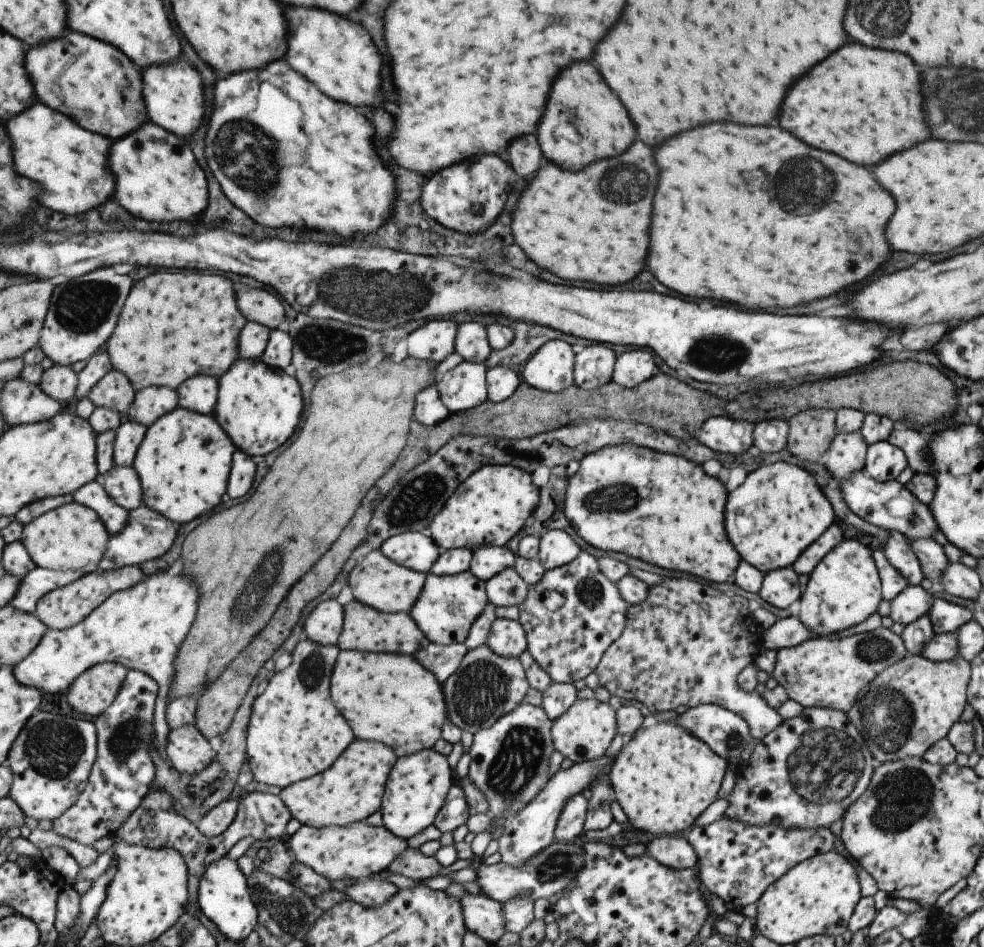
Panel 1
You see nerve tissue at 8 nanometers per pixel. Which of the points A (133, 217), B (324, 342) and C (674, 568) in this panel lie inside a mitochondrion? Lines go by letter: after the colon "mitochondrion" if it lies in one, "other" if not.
A: other
B: mitochondrion
C: other

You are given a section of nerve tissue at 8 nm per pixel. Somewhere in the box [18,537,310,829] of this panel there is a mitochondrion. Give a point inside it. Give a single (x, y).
(54, 749)

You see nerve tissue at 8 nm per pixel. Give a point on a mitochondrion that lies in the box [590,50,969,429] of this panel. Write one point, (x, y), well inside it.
(803, 181)

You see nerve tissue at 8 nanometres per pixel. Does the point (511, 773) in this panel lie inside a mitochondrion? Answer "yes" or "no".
yes

